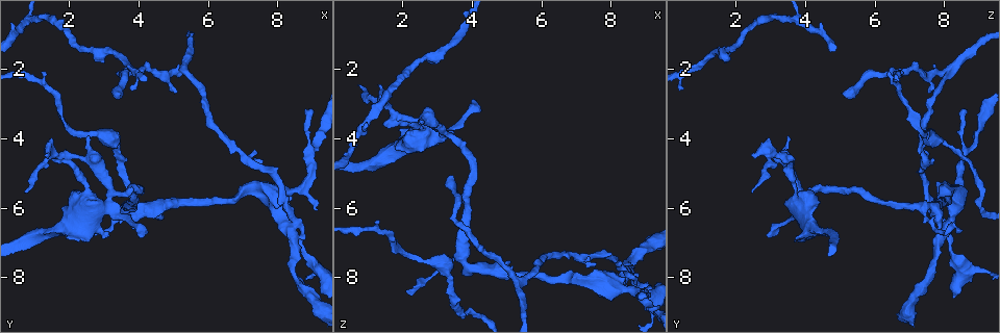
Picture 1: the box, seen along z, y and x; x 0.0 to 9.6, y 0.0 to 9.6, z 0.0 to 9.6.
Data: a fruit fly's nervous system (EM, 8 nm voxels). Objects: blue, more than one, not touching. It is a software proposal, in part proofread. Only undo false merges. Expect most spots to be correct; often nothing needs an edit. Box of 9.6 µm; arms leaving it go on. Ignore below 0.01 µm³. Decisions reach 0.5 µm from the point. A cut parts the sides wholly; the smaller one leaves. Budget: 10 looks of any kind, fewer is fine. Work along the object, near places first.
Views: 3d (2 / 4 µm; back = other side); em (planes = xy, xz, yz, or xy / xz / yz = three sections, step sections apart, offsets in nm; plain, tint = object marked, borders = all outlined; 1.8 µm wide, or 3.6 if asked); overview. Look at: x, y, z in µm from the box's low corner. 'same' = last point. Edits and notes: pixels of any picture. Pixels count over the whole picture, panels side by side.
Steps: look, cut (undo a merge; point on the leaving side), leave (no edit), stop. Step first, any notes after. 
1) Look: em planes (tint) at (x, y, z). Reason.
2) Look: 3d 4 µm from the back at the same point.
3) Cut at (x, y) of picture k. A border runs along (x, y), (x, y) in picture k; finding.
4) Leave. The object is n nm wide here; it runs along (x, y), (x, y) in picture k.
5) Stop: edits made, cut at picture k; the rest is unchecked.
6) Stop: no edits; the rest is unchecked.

Look: 3d 4 µm at (3.60, 6.00, 7.35). Thick turns thin.

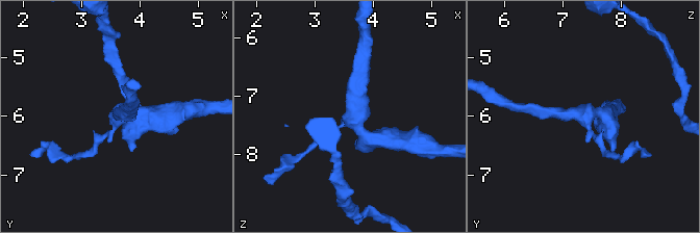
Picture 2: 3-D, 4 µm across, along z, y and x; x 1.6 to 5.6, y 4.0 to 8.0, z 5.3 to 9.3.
Look: em xz step 4 (borders) at (3.70, 5.95, 7.40).

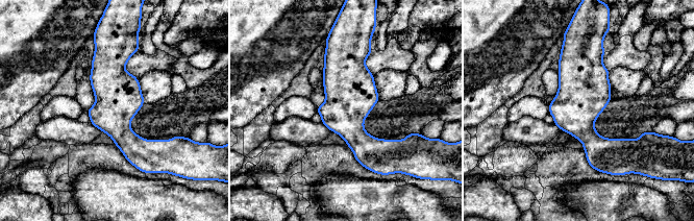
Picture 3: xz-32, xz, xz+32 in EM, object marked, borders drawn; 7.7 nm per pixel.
Leave. 4 arms meet here; continuous, no second neuron.

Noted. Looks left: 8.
Look: 3d 4 µm at (2.45, 3.85, 7.45). Sudden change in width.

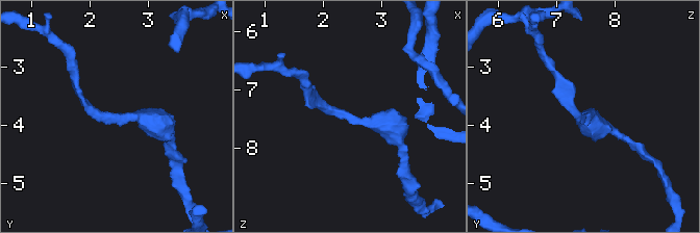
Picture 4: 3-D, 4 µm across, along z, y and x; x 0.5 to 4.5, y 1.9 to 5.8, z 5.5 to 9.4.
Look: em planes (tint) at (2.50, 3.85, 7.50). Shape alone is not enough.

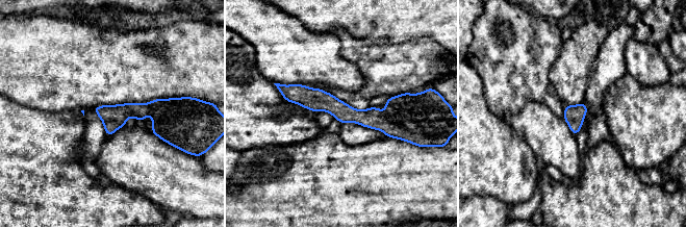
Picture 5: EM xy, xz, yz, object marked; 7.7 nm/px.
Leave. It runs along (283, 90), (357, 117), (404, 106) in picture 5; all the same neuron.

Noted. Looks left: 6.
Look: 3d 4 µm from the back at (8.35, 6.50, 8.00). Two arms at a narrow angle.

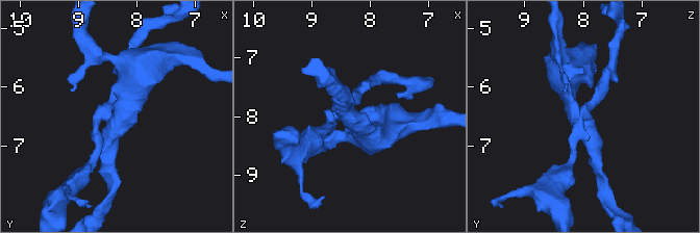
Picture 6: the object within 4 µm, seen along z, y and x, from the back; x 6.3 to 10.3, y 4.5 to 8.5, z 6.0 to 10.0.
Look: em xz step 8 (tint) at (8.35, 6.50, 8.05). 4 arms meet here; shape alone is not enough.

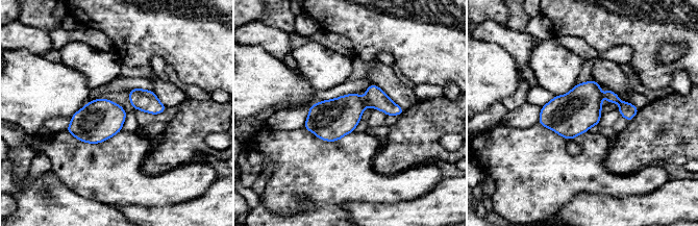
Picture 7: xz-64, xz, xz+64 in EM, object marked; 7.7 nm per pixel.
Cut at (374, 97) of picture 7. The object is 320 nm wide here; a border runs along (364, 98), (366, 104) in picture 7; two neurons meet here.

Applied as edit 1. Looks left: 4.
Look: em xz step 16 (tint) at (1.80, 6.65, 4.35). Sudden change in width.

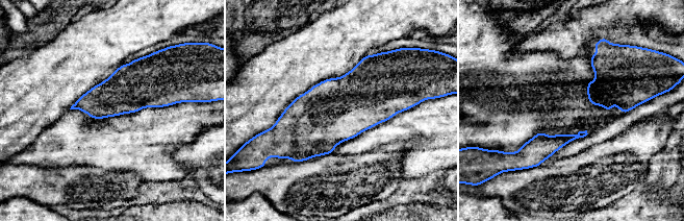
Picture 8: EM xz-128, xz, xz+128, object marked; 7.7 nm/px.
Look: em planes (tint) at the same point. Another direction.

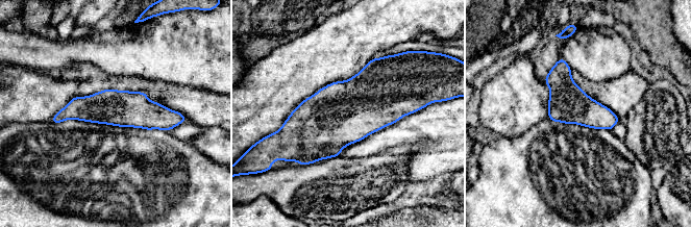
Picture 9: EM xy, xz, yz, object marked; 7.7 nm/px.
Leave. It runs along (177, 118), (70, 110), (54, 121) in picture 9; all the same neuron.

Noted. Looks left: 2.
Stop: edits made, cut at picture 7; the rest is unchecked.

